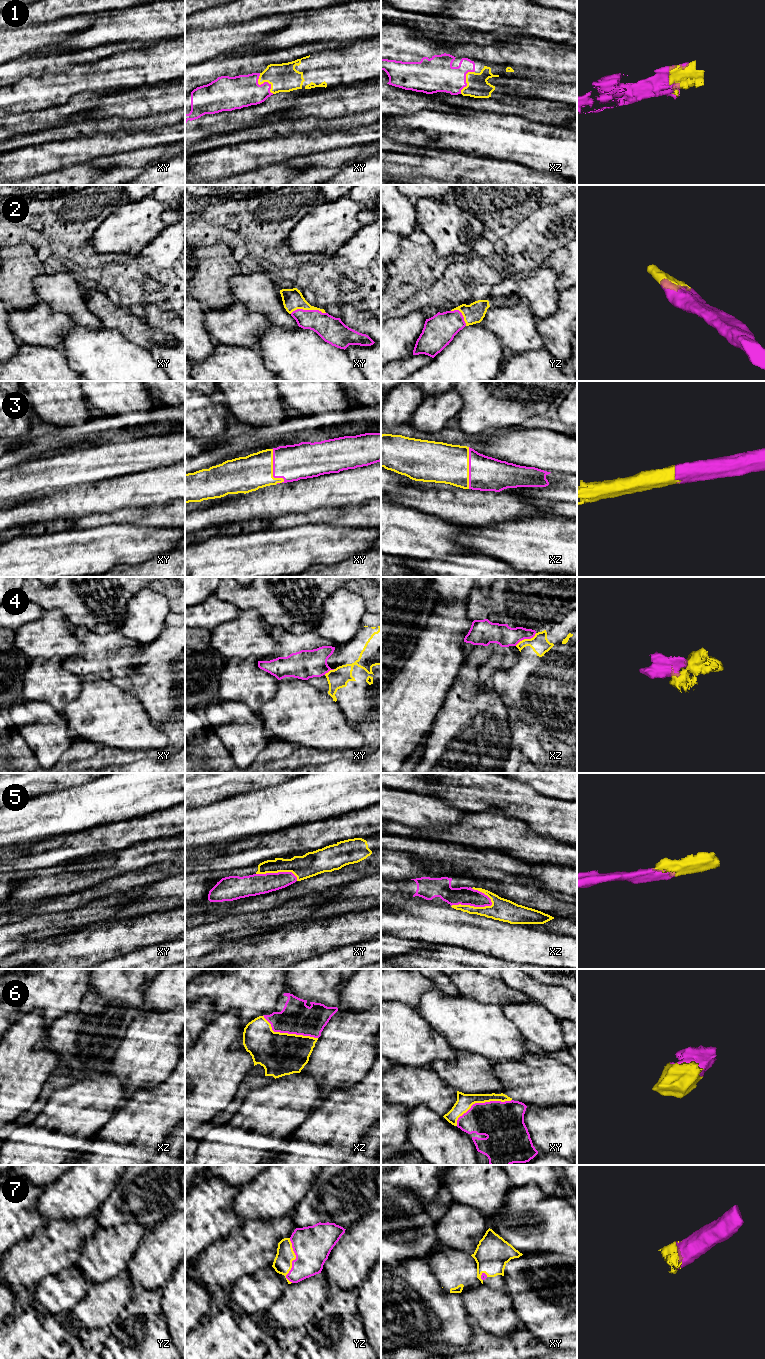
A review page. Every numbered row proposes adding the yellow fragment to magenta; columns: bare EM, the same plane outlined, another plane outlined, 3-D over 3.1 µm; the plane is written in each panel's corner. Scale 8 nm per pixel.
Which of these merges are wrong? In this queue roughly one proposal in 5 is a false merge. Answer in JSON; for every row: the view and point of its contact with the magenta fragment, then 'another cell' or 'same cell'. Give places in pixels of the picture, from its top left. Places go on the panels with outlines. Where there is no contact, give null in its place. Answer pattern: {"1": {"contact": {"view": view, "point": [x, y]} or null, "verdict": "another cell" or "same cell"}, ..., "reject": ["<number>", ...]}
{"1": {"contact": {"view": "xy", "point": [264, 82]}, "verdict": "same cell"}, "2": {"contact": {"view": "xy", "point": [307, 310]}, "verdict": "same cell"}, "3": {"contact": {"view": "xy", "point": [273, 469]}, "verdict": "same cell"}, "4": {"contact": {"view": "xz", "point": [525, 638]}, "verdict": "another cell"}, "5": {"contact": {"view": "xz", "point": [472, 905]}, "verdict": "same cell"}, "6": {"contact": {"view": "xy", "point": [481, 1103]}, "verdict": "same cell"}, "7": {"contact": {"view": "yz", "point": [292, 1261]}, "verdict": "same cell"}, "reject": ["4"]}

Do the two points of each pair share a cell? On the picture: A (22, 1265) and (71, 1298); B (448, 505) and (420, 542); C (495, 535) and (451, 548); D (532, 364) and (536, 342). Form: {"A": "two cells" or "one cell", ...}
{"A": "two cells", "B": "two cells", "C": "two cells", "D": "two cells"}

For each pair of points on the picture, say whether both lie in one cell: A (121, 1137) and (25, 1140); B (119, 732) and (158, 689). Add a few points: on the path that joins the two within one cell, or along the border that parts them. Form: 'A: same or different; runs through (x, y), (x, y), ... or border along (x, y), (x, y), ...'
A: different; border along (107, 1121), (90, 1139)
B: different; border along (137, 700), (157, 725)

